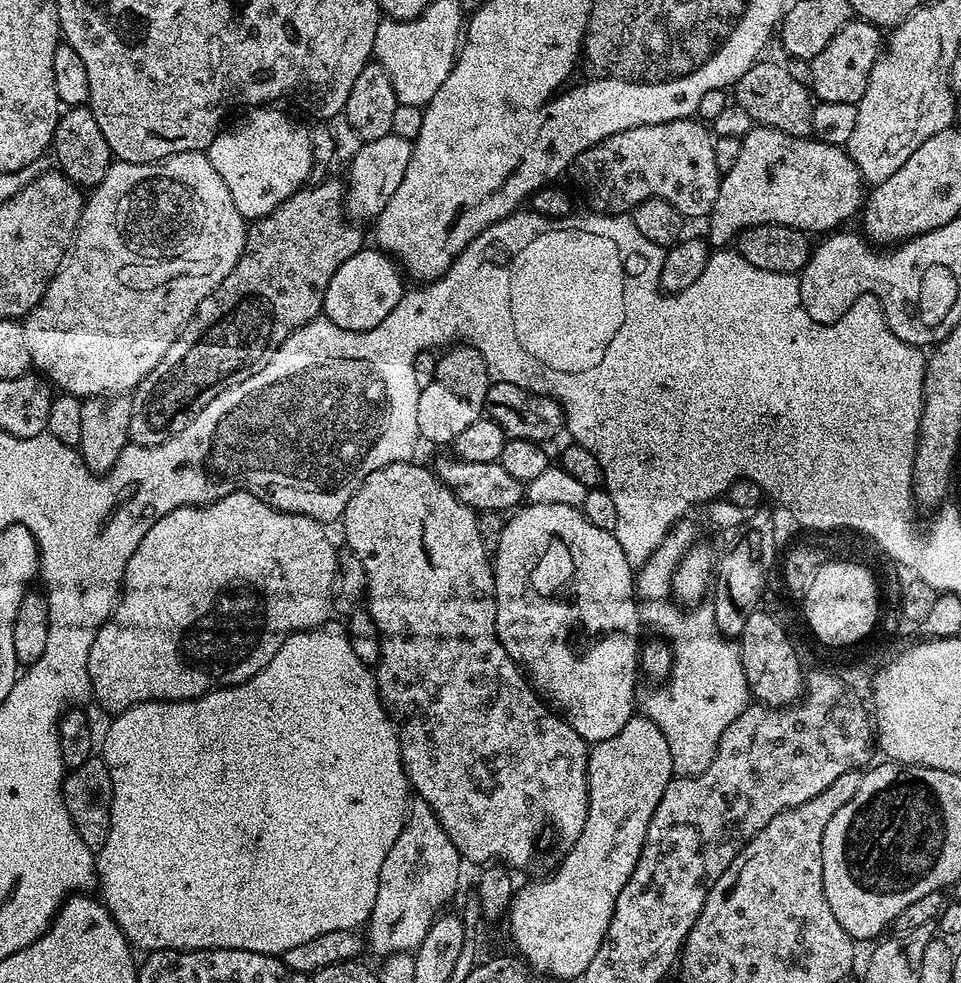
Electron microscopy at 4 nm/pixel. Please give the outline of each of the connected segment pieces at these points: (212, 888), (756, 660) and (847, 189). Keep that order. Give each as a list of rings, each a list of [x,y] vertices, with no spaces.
[[[325,622],[317,628],[308,628],[305,632],[294,632],[285,638],[278,654],[270,658],[270,662],[261,672],[254,674],[246,682],[233,684],[230,688],[216,688],[205,696],[198,696],[195,700],[147,700],[144,704],[135,704],[125,712],[117,712],[111,717],[112,725],[104,732],[104,753],[102,759],[108,767],[110,782],[112,783],[112,809],[110,810],[110,830],[106,834],[106,842],[99,848],[95,857],[96,874],[98,877],[99,895],[108,913],[114,918],[116,925],[122,930],[122,934],[128,940],[133,949],[144,948],[145,953],[157,952],[163,948],[179,948],[191,950],[194,948],[237,948],[238,950],[250,950],[251,952],[266,952],[269,954],[282,954],[294,946],[302,946],[302,942],[310,942],[310,938],[318,938],[327,932],[333,932],[339,928],[359,929],[372,915],[372,907],[378,894],[378,882],[382,862],[386,862],[386,854],[390,854],[390,846],[398,838],[398,834],[406,817],[409,815],[408,796],[410,797],[410,785],[408,775],[404,772],[404,763],[400,761],[400,737],[396,735],[396,725],[393,724],[388,711],[384,709],[384,703],[380,701],[380,691],[376,685],[376,677],[373,669],[350,650],[350,638],[348,629],[343,623],[332,624]]]
[[[757,610],[748,615],[746,626],[742,626],[742,634],[738,637],[738,647],[753,701],[769,706],[787,706],[801,699],[806,688],[805,669],[800,669],[796,648],[787,630],[770,613]]]
[[[754,126],[741,139],[734,166],[720,177],[718,198],[706,220],[708,236],[716,246],[724,246],[745,228],[759,224],[781,224],[805,234],[828,234],[847,225],[844,223],[861,211],[865,196],[860,171],[843,147]]]

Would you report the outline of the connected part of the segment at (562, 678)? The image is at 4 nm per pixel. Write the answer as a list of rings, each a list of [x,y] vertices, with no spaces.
[[[525,503],[504,521],[502,538],[494,553],[494,575],[496,577],[496,633],[508,657],[520,665],[537,693],[543,694],[549,701],[557,700],[560,703],[559,711],[564,719],[583,740],[588,741],[589,745],[602,742],[606,738],[614,738],[614,734],[618,734],[618,730],[622,730],[622,726],[626,726],[626,722],[634,715],[632,703],[636,700],[636,668],[638,672],[638,661],[642,653],[642,639],[640,640],[642,621],[634,583],[634,566],[628,561],[626,554],[622,554],[622,546],[618,546],[616,533],[598,530],[594,522],[584,517],[580,508],[561,504]]]

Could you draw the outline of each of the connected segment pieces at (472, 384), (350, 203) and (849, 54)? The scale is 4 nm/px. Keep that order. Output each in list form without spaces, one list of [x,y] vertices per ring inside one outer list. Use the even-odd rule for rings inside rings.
[[[452,346],[445,356],[436,361],[434,378],[430,386],[419,389],[414,400],[414,428],[425,441],[445,440],[451,442],[470,426],[470,422],[481,419],[485,415],[484,403],[486,390],[490,383],[488,367],[477,348],[471,346]]]
[[[394,135],[361,143],[360,149],[347,165],[346,195],[342,201],[347,215],[353,221],[372,220],[387,209],[390,198],[394,198],[394,190],[398,190],[398,182],[402,182],[402,174],[406,174],[412,146],[413,141]]]
[[[853,18],[846,26],[837,30],[834,38],[830,38],[830,42],[826,42],[822,54],[818,54],[810,61],[810,88],[817,101],[859,104],[862,94],[866,94],[872,68],[882,55],[880,32],[881,29],[877,25]]]

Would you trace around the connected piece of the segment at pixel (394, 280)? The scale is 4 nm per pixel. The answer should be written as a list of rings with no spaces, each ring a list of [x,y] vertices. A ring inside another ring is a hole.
[[[365,246],[334,270],[326,286],[323,315],[338,327],[351,332],[370,330],[378,326],[378,322],[382,322],[394,306],[398,306],[406,291],[403,279],[405,277],[397,261],[387,251],[379,252],[376,248]]]

